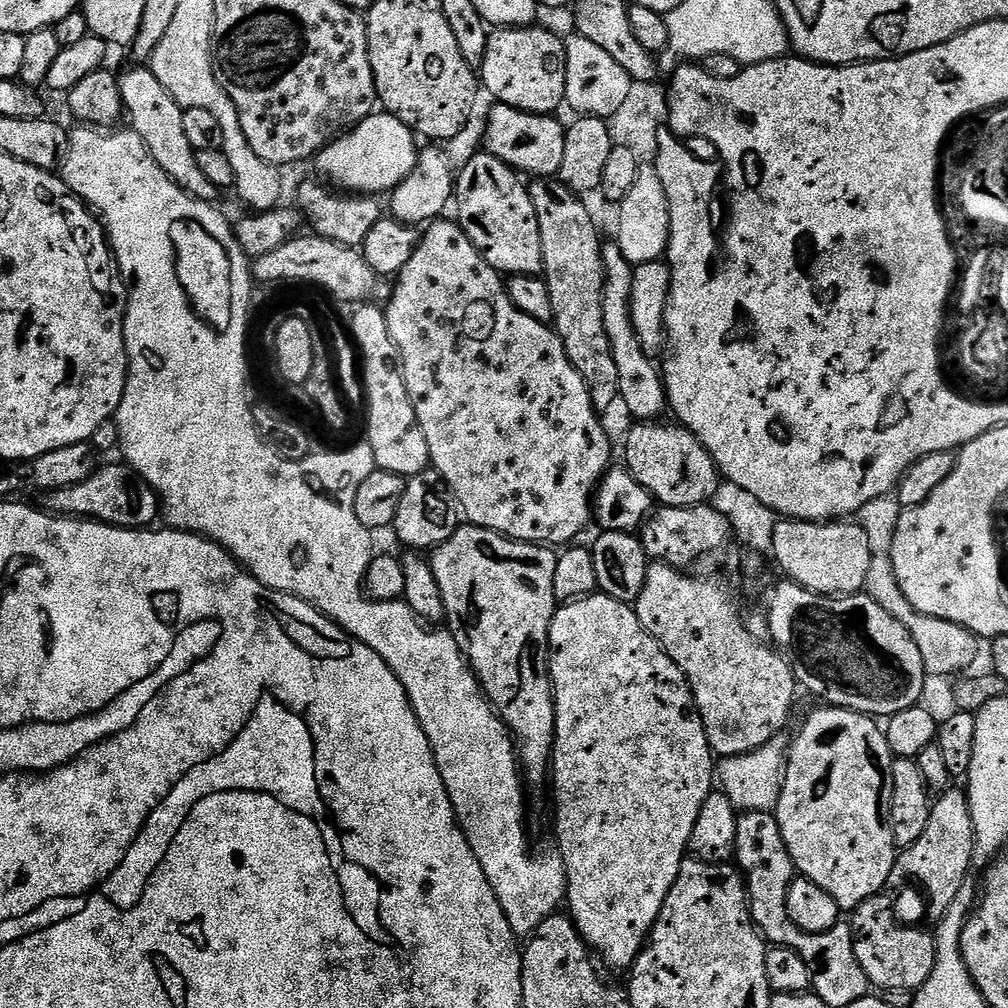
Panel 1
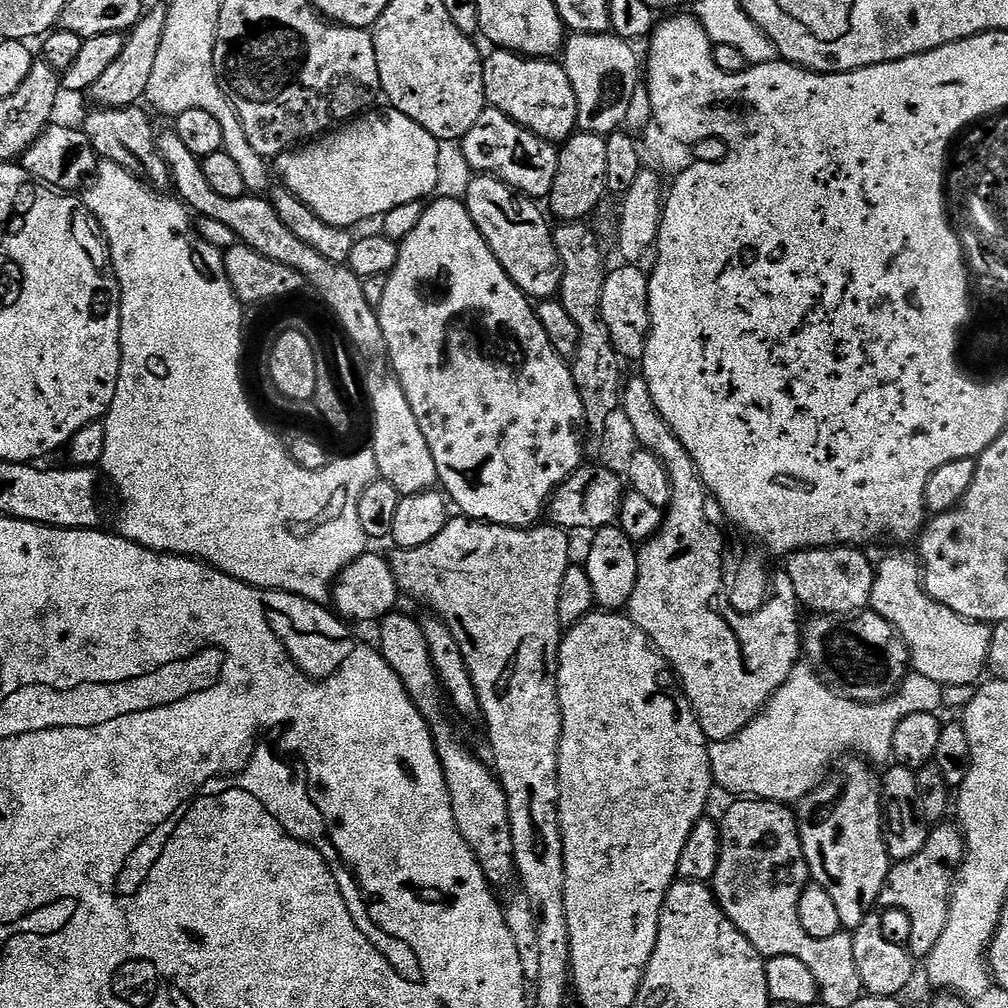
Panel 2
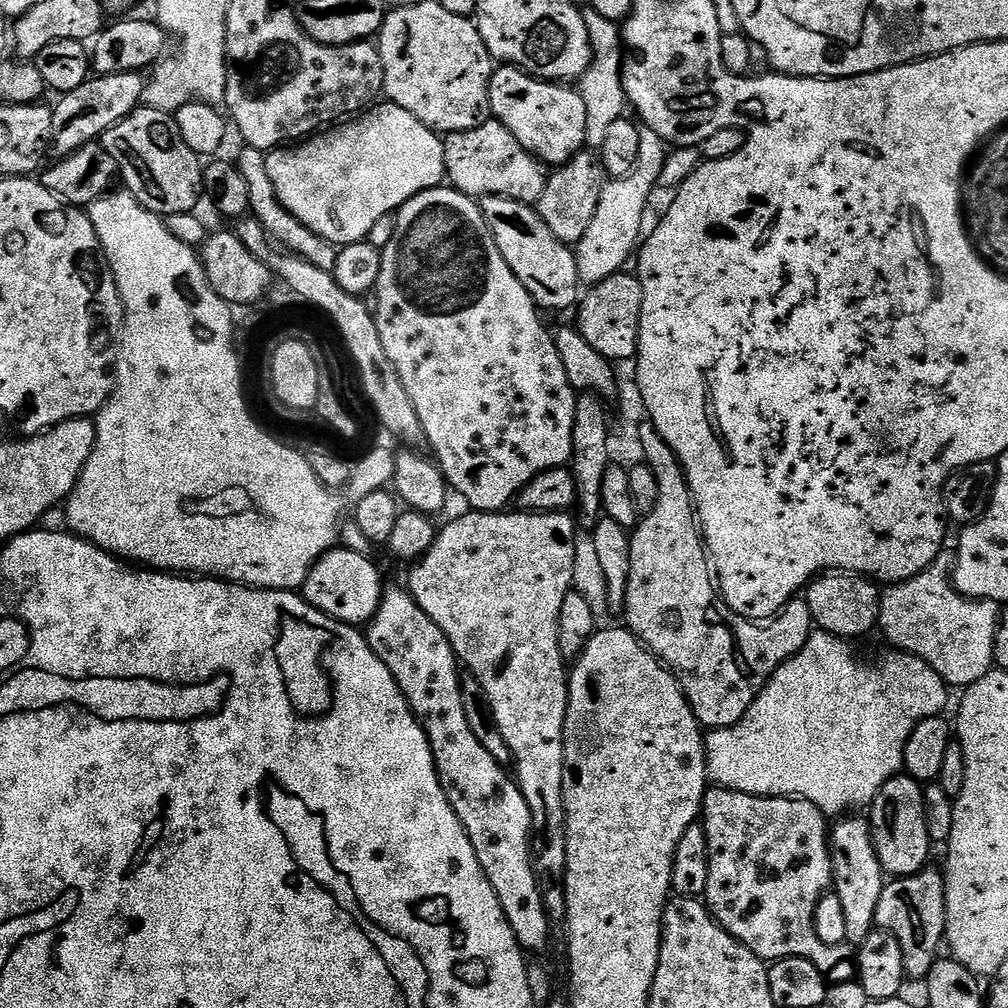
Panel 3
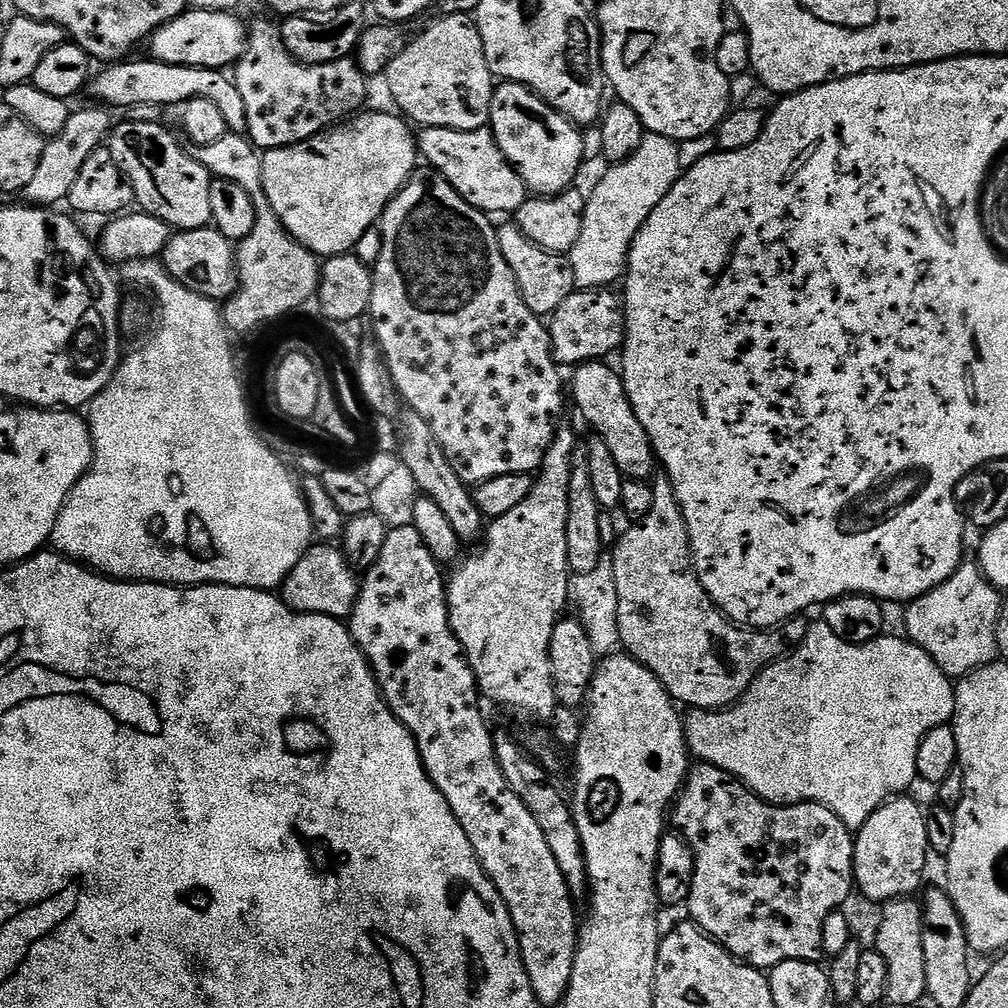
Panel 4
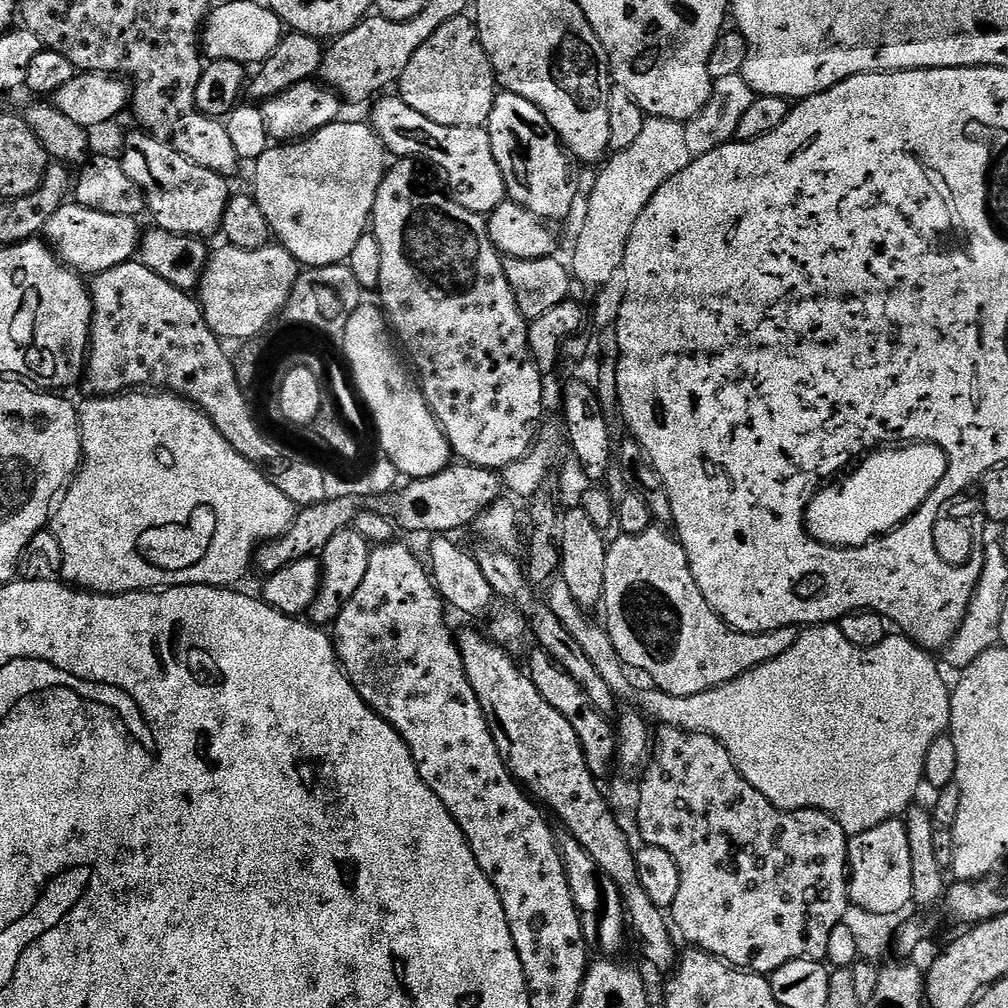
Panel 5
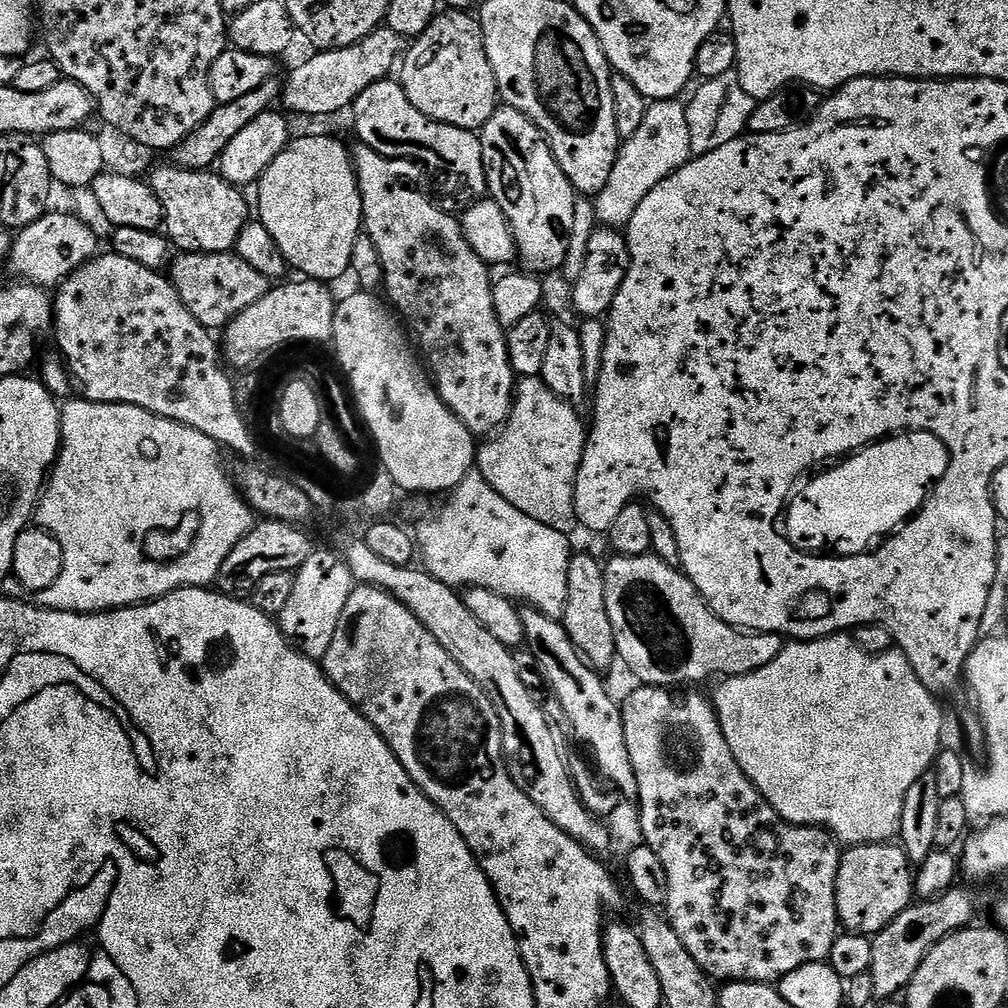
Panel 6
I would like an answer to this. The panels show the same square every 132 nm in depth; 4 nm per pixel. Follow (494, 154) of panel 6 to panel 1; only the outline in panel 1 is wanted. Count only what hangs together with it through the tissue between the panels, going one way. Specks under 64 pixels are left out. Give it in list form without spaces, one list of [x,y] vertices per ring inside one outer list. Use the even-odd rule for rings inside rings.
[[[529,26],[527,28],[502,28],[493,31],[488,37],[486,46],[486,58],[478,69],[478,80],[493,97],[495,103],[514,106],[523,112],[550,116],[559,113],[559,108],[565,103],[566,96],[566,70],[567,54],[565,41],[554,33],[547,32],[541,26]]]

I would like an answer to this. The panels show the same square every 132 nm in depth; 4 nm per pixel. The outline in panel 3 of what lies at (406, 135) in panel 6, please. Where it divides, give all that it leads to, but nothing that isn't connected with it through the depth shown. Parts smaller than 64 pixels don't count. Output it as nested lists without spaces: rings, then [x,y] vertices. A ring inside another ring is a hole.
[[[489,118],[474,130],[449,132],[443,141],[444,170],[451,187],[473,198],[509,196],[531,205],[542,198],[542,190],[546,190],[549,177],[545,165],[531,156],[516,141],[514,134],[510,134],[510,130],[496,119]]]

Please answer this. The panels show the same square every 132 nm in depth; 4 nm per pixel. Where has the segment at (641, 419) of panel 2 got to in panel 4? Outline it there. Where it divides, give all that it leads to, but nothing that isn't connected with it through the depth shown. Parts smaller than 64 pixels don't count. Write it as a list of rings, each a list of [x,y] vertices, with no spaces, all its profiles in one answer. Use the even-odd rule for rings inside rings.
[[[657,475],[654,484],[654,506],[650,506],[650,514],[628,526],[632,528],[625,532],[623,529],[622,535],[615,541],[616,549],[610,556],[618,588],[617,624],[620,644],[627,655],[633,656],[639,664],[646,666],[658,677],[677,705],[688,704],[689,709],[727,708],[744,695],[744,691],[755,682],[756,675],[762,669],[775,664],[785,655],[783,631],[749,630],[737,626],[713,604],[692,563],[688,527],[667,475]]]

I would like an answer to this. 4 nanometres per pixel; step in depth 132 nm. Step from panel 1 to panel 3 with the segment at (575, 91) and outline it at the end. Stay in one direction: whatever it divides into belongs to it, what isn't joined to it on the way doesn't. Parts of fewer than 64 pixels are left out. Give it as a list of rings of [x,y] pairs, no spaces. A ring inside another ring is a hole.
[[[590,6],[582,10],[583,21],[586,22],[587,34],[590,35],[592,60],[580,79],[579,94],[586,102],[586,138],[585,145],[598,150],[606,138],[611,123],[623,117],[626,110],[626,97],[623,83],[623,35],[617,21],[610,20]]]

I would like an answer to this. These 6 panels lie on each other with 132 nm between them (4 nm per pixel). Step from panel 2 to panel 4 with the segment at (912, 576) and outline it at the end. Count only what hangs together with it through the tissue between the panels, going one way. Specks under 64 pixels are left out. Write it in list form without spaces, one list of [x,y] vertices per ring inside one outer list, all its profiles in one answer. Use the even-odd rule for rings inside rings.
[[[968,554],[956,565],[956,572],[937,588],[917,600],[908,601],[904,612],[907,639],[917,644],[949,678],[968,675],[997,659],[996,623],[1000,617],[1001,589],[985,578],[979,559]]]

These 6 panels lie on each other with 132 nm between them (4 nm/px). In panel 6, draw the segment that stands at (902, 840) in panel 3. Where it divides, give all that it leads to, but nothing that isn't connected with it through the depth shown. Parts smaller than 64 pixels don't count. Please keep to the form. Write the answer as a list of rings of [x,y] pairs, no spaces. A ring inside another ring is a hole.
[[[899,843],[857,844],[841,855],[836,879],[836,918],[847,931],[874,937],[913,903],[914,868]]]

